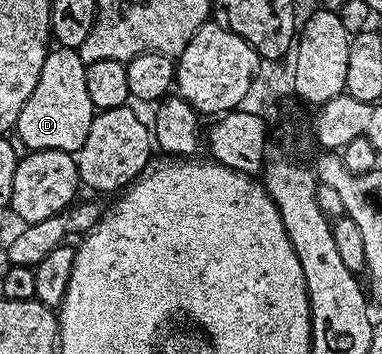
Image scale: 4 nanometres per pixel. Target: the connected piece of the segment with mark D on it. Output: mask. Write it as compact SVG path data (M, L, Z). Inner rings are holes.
M58 46L47 53L44 68L40 68L40 80L36 80L32 96L28 96L24 108L20 108L16 123L17 141L22 141L27 151L59 150L77 155L78 150L84 148L95 113L92 99L88 97L86 62L80 60L77 49Z

